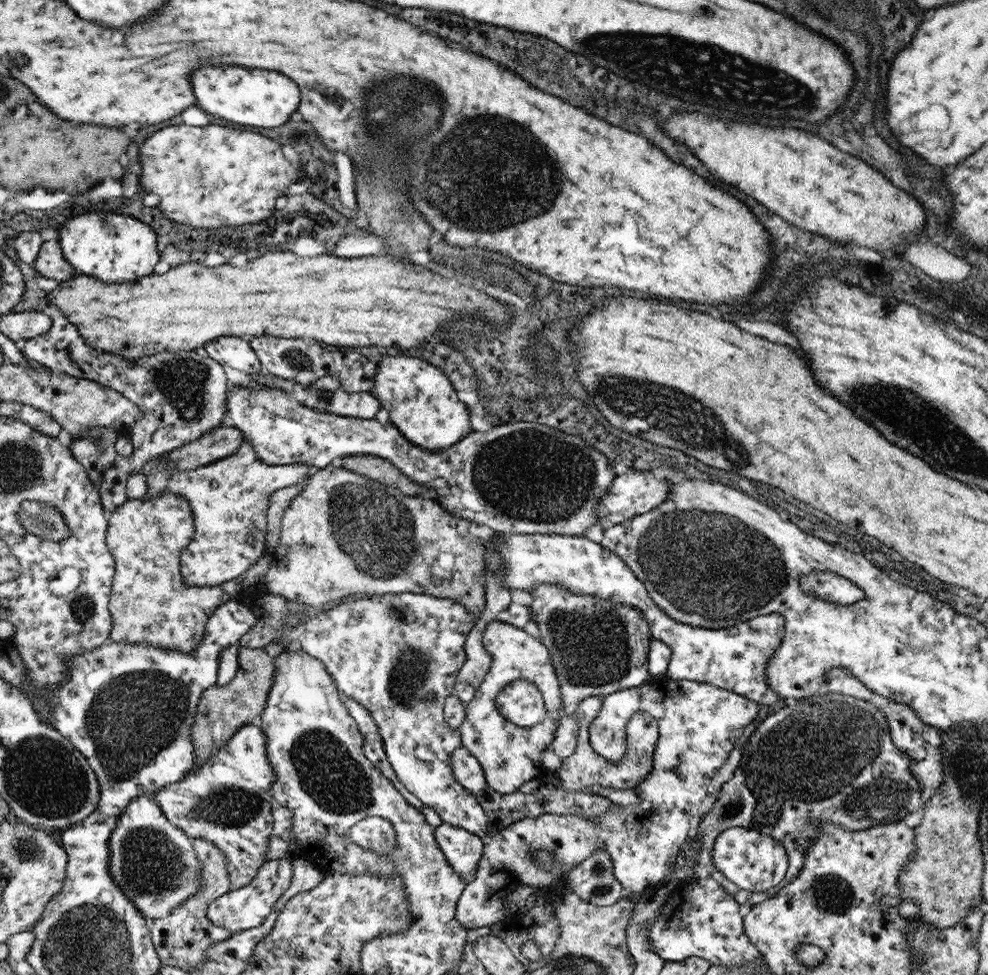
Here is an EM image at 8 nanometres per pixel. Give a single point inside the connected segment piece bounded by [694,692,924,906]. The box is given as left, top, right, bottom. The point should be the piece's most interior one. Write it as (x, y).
(829, 758)

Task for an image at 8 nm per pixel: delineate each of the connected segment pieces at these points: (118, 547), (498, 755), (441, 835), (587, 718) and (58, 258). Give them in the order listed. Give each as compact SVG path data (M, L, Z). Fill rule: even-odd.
M145 494L141 498L127 499L107 518L109 548L113 548L113 556L117 556L117 584L113 584L113 600L108 600L108 608L113 608L113 636L108 636L108 642L151 644L175 652L195 651L209 615L231 597L219 586L188 584L181 575L180 555L195 531L191 505L176 494L156 497Z
M493 620L485 625L482 643L491 657L491 664L475 696L464 704L464 719L456 730L460 733L461 747L469 751L481 766L487 786L497 794L513 794L521 784L537 777L543 769L543 752L549 750L556 738L556 724L559 723L562 706L559 678L548 649L523 629ZM521 678L536 685L547 708L547 721L527 729L517 728L505 720L494 704L506 684Z
M440 823L432 829L436 843L447 857L457 877L475 872L483 856L484 842L475 833L451 824Z
M597 695L585 697L578 705L576 717L579 721L579 732L576 737L576 749L572 756L561 759L559 769L553 772L559 788L565 792L583 792L583 794L595 795L590 787L593 784L610 789L636 789L652 771L659 730L656 720L643 711L634 712L625 723L625 755L621 757L619 762L607 761L601 757L601 754L597 754L596 750L593 750L590 742L590 728L593 720L599 714L602 704L603 695Z
M57 240L43 241L35 256L32 266L38 275L57 282L65 282L75 278L75 269L63 259Z

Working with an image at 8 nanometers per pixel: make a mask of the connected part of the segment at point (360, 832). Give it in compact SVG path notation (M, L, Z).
M368 816L361 819L361 824L353 824L349 838L374 854L388 854L396 846L395 829L381 817Z

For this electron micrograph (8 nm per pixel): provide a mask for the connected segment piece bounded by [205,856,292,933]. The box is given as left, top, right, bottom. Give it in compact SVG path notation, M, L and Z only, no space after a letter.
M291 856L269 860L256 873L247 886L227 891L214 898L205 909L205 916L213 926L228 930L230 933L259 927L264 918L273 910L276 900L284 894L292 879Z

